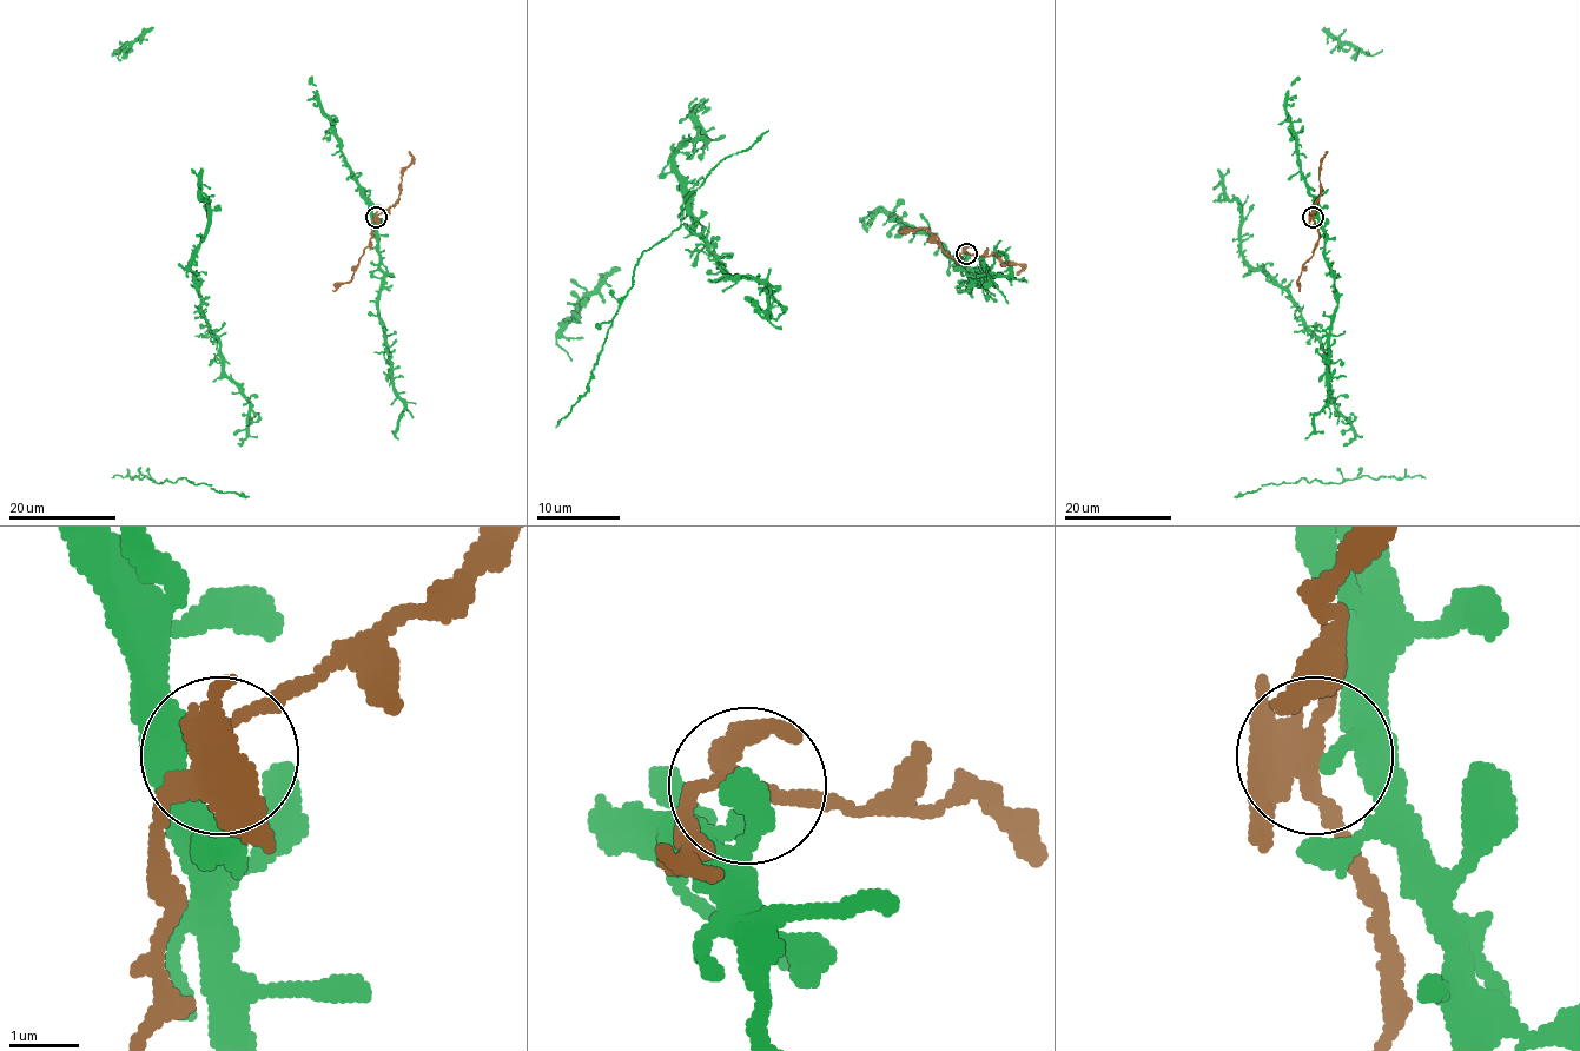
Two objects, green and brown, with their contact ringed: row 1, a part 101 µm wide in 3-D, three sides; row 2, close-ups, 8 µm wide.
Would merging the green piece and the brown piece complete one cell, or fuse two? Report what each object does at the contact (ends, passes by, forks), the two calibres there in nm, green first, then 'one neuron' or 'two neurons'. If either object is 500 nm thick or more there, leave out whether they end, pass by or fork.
green ends there; brown forks there; 280 nm thick on the green side, 280 nm on the other; two neurons

